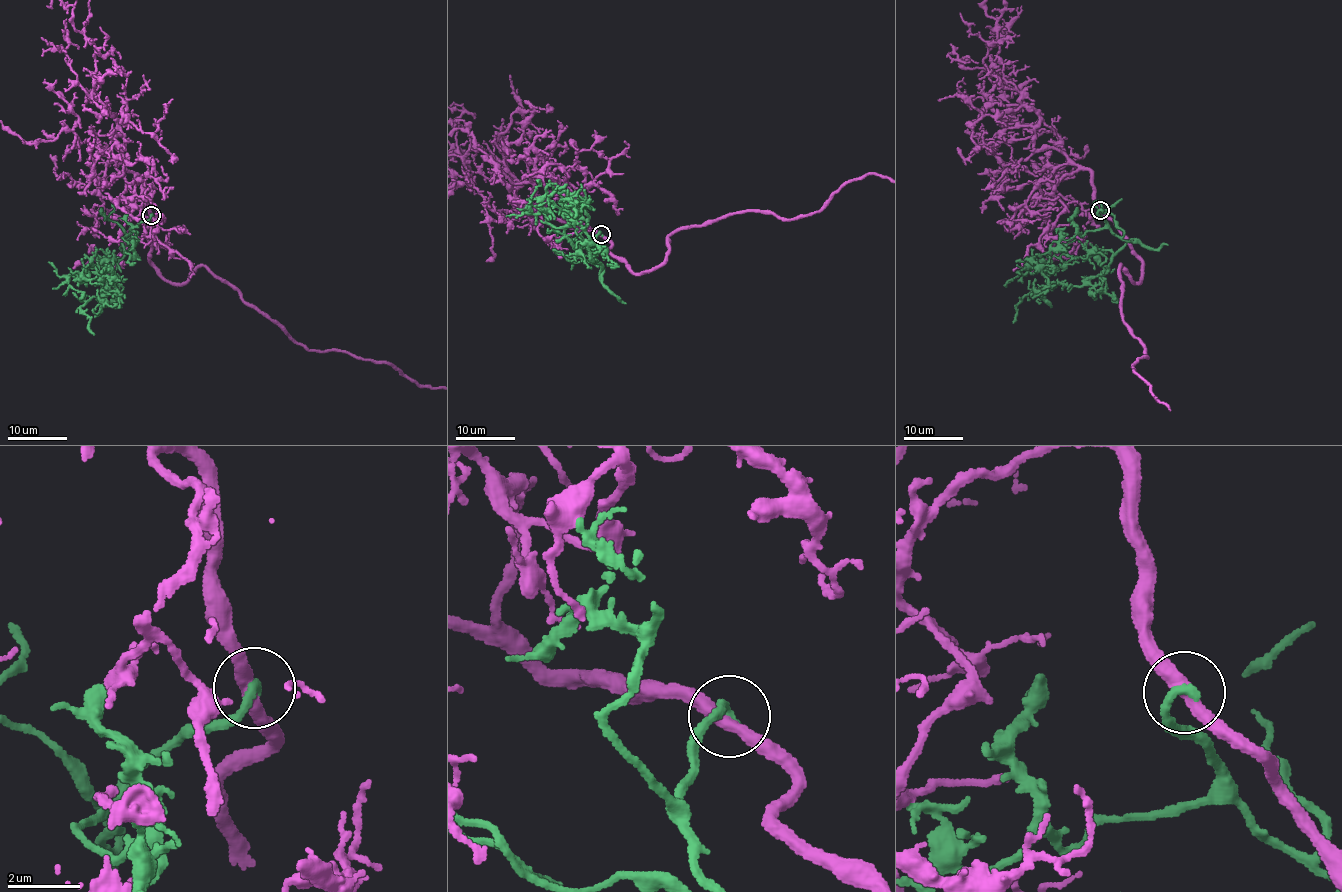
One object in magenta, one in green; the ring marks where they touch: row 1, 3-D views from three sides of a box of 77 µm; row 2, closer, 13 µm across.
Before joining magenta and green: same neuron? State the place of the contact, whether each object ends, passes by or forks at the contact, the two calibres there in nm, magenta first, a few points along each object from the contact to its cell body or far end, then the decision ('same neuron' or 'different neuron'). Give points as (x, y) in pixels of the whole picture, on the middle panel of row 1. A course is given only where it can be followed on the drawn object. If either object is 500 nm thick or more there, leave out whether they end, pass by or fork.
(601, 234) | magenta passes by | green ends | 360/280 nm | magenta via (601, 234), (645, 273), (669, 235), (727, 214), (796, 219), (867, 174) | green via (601, 234), (593, 247), (602, 273), (545, 212), (533, 214), (530, 198), (538, 182) | different neuron

